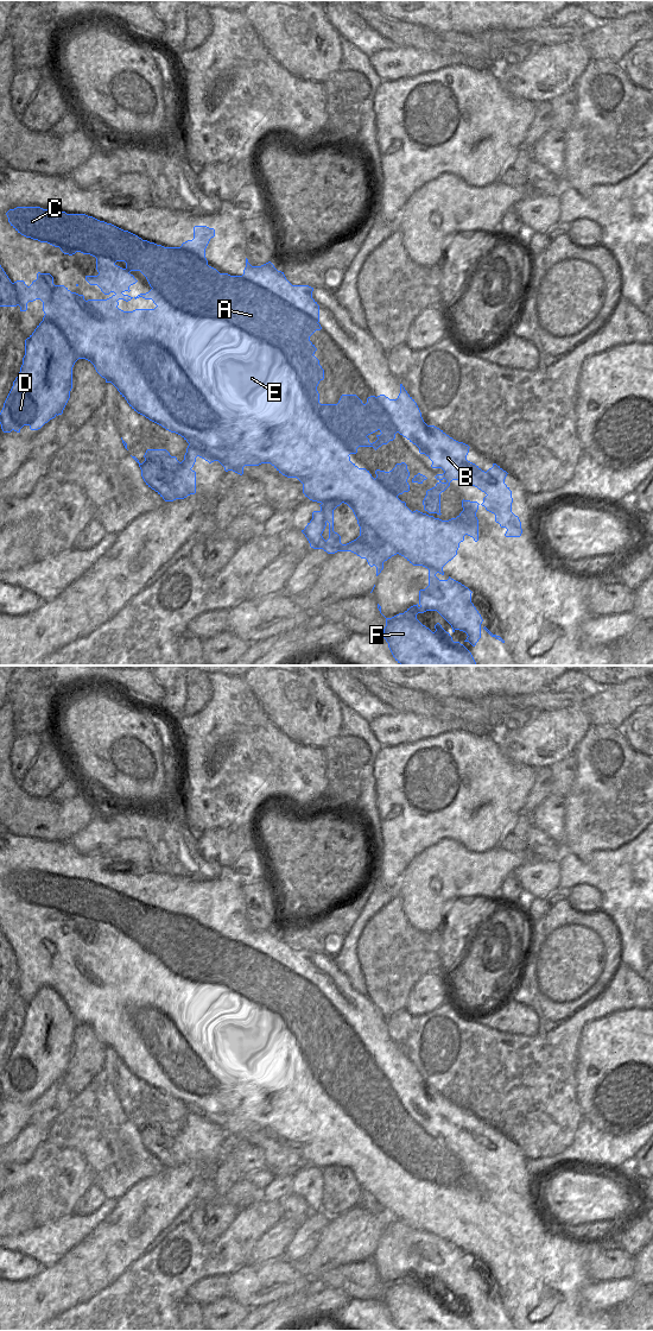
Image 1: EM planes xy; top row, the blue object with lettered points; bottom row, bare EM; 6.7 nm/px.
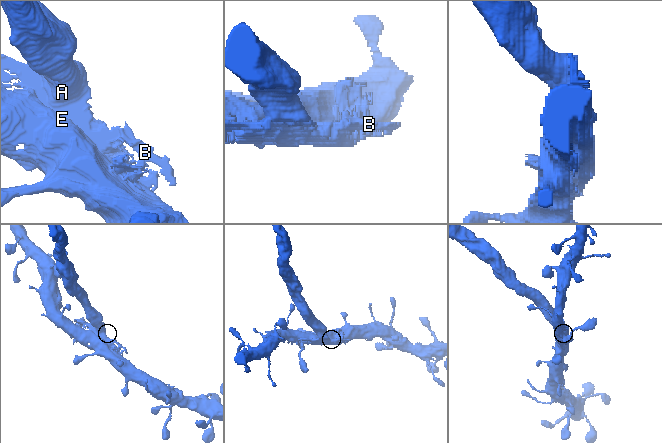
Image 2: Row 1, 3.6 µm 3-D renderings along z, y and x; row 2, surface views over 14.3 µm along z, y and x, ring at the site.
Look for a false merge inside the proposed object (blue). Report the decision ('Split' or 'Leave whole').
Split

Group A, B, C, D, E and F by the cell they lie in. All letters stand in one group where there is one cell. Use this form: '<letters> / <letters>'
A / B C D E F

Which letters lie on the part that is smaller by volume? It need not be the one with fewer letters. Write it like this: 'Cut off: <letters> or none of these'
Cut off: A

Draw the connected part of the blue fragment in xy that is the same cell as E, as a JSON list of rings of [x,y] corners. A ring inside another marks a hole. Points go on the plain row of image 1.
[[[17,872],[9,875],[6,881],[11,891],[26,903],[59,913],[64,920],[72,921],[81,917],[95,922],[99,940],[85,941],[85,946],[90,951],[97,951],[104,960],[110,958],[114,960],[107,965],[85,966],[83,960],[71,958],[64,951],[55,951],[50,939],[40,938],[30,952],[24,946],[12,948],[0,931],[0,972],[19,971],[20,977],[26,977],[28,967],[40,965],[45,979],[43,986],[25,1005],[25,1021],[20,1037],[0,1078],[4,1098],[12,1096],[20,1098],[24,1091],[28,1091],[31,1096],[38,1096],[50,1085],[62,1080],[72,1054],[72,1033],[78,1024],[85,1024],[94,1030],[106,1048],[112,1048],[118,1054],[134,1077],[166,1096],[180,1100],[189,1109],[182,1128],[176,1122],[171,1122],[166,1115],[147,1115],[142,1129],[132,1122],[139,1129],[146,1150],[165,1167],[184,1165],[196,1159],[196,1137],[191,1134],[197,1122],[209,1129],[218,1127],[226,1137],[233,1136],[240,1141],[243,1140],[245,1131],[271,1129],[283,1141],[297,1143],[303,1149],[305,1162],[321,1169],[321,1175],[312,1178],[312,1185],[302,1196],[311,1213],[323,1215],[328,1219],[351,1217],[366,1224],[370,1232],[375,1231],[376,1242],[383,1235],[383,1228],[397,1219],[404,1222],[413,1231],[429,1235],[429,1251],[419,1256],[419,1268],[404,1279],[386,1283],[383,1304],[400,1331],[476,1331],[471,1318],[459,1307],[454,1307],[439,1288],[435,1291],[436,1297],[432,1298],[417,1285],[417,1280],[437,1276],[451,1291],[452,1298],[456,1295],[465,1298],[468,1302],[464,1307],[469,1307],[473,1312],[481,1304],[483,1285],[471,1268],[473,1257],[450,1242],[448,1245],[439,1245],[436,1242],[437,1238],[444,1241],[443,1232],[457,1220],[459,1209],[464,1206],[465,1200],[473,1203],[475,1207],[478,1206],[476,1178],[480,1169],[463,1165],[463,1177],[449,1186],[435,1184],[432,1180],[442,1180],[440,1159],[450,1152],[450,1148],[463,1146],[487,1160],[481,1171],[495,1180],[495,1187],[501,1193],[507,1194],[505,1201],[520,1203],[521,1187],[512,1178],[513,1163],[512,1156],[505,1149],[508,1140],[506,1136],[493,1129],[493,1133],[484,1137],[468,1127],[470,1112],[454,1105],[439,1093],[427,1091],[417,1068],[402,1049],[400,1049],[397,1065],[389,1065],[385,1060],[370,1061],[363,1070],[356,1060],[342,1060],[337,1070],[321,1070],[317,1052],[324,1045],[324,1035],[313,1021],[317,1014],[310,1007],[310,1002],[322,995],[321,990],[299,974],[290,977],[289,985],[278,993],[259,1001],[242,998],[233,991],[232,986],[226,986],[222,983],[224,973],[217,959],[220,938],[209,932],[205,923],[205,914],[210,904],[215,902],[214,894],[195,891],[192,906],[183,908],[180,913],[164,913],[85,879],[66,879],[40,872]],[[131,936],[140,936],[152,953],[148,958],[134,964],[152,965],[157,971],[154,974],[123,977],[118,973],[119,965],[128,967],[133,964],[123,959],[129,958],[129,952],[138,947],[129,939]],[[397,1098],[416,1110],[419,1118],[432,1127],[432,1134],[444,1136],[443,1140],[435,1142],[438,1146],[436,1152],[426,1156],[423,1171],[427,1180],[418,1175],[412,1178],[406,1168],[398,1163],[399,1160],[410,1156],[407,1148],[410,1137],[405,1128],[397,1129],[389,1137],[376,1135],[374,1144],[369,1136],[359,1134],[350,1127],[349,1121],[356,1119],[359,1112],[373,1112],[376,1116],[382,1110],[393,1106]],[[342,1168],[353,1175],[360,1192],[360,1201],[347,1210],[342,1210],[341,1201],[334,1197],[334,1175]]]

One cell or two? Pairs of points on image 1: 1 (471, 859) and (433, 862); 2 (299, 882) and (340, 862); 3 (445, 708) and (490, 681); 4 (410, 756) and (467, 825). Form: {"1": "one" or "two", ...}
{"1": "one", "2": "two", "3": "one", "4": "two"}

